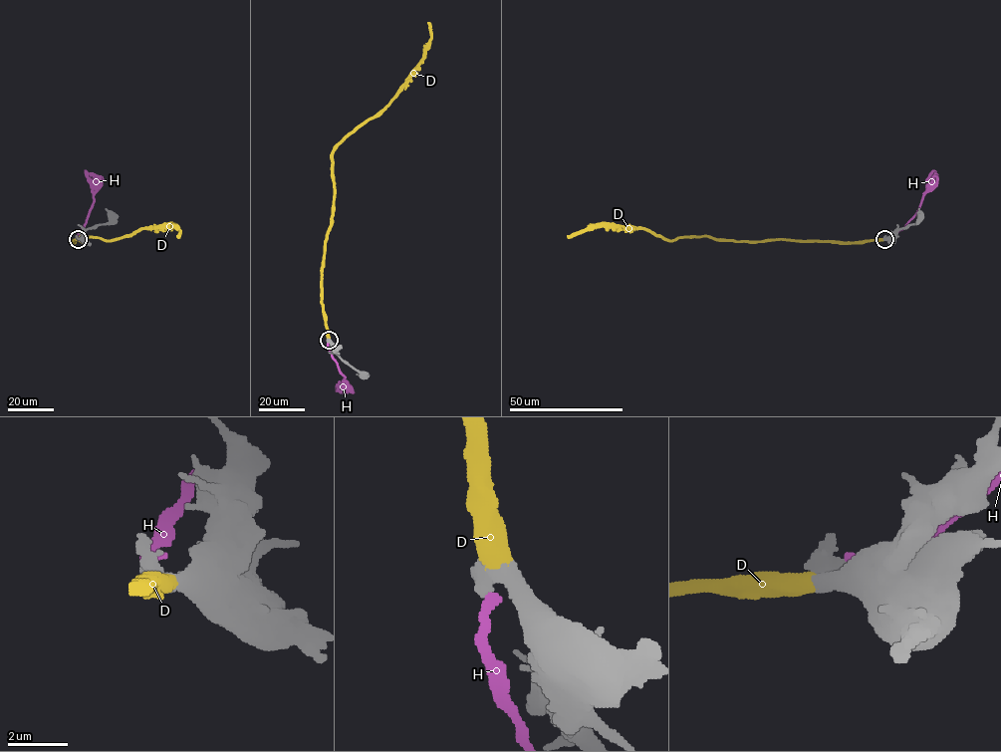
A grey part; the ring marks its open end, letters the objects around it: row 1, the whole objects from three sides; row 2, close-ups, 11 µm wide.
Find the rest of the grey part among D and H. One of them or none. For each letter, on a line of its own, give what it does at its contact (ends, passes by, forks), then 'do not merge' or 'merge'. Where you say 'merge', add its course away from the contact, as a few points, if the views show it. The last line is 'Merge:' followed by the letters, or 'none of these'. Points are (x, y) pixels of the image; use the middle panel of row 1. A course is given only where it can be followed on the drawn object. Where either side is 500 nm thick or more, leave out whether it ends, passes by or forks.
D: merge; course (329, 340), (322, 303), (322, 262), (332, 214), (333, 151), (375, 118), (417, 67), (430, 37), (427, 22)
H: it ends; do not merge
Merge: D

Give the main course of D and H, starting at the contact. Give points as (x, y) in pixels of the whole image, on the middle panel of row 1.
D: (329, 340), (322, 303), (322, 262), (332, 214), (333, 151), (375, 118), (417, 67), (430, 37), (427, 22)
H: (328, 342), (332, 358), (345, 376), (346, 388)

